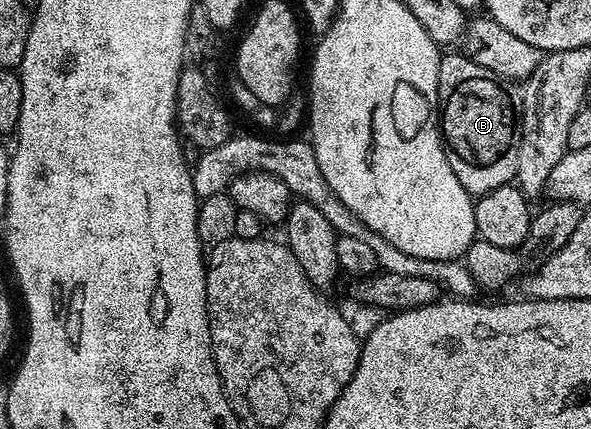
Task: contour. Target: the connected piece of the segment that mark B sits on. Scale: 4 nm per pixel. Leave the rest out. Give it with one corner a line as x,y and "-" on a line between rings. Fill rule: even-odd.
449,52
439,64
437,104
445,155
451,164
451,172
459,176
459,184
463,184
465,191
470,196
480,196
500,186
510,185
517,177
521,143
521,90
512,81
497,78
495,72
475,64
464,53

